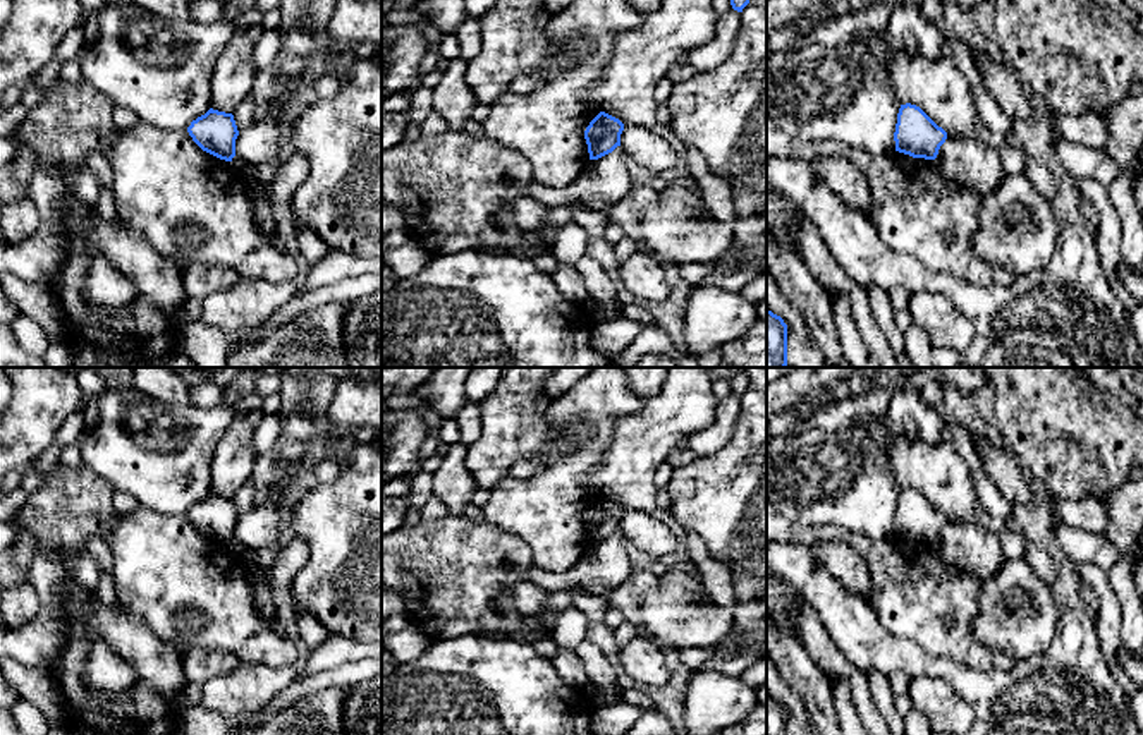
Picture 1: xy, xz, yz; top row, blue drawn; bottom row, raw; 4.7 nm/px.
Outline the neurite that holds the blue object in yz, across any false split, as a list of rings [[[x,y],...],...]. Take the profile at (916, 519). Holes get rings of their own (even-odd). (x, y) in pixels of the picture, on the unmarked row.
[[[901,489],[894,517],[895,536],[913,543],[935,544],[945,524],[947,517],[920,491]]]

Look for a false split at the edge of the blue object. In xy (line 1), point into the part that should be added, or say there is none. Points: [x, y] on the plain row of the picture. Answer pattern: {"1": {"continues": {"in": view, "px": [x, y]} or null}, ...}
{"1": {"continues": null}}

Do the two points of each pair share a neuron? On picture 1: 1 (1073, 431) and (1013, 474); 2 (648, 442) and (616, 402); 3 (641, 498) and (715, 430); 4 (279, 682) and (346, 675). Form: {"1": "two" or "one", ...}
{"1": "two", "2": "two", "3": "two", "4": "two"}

